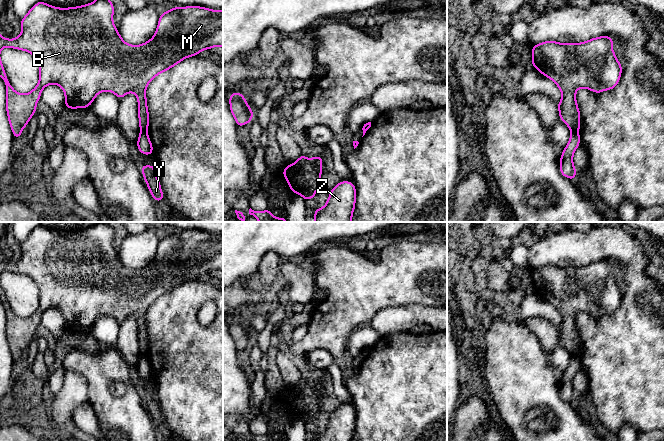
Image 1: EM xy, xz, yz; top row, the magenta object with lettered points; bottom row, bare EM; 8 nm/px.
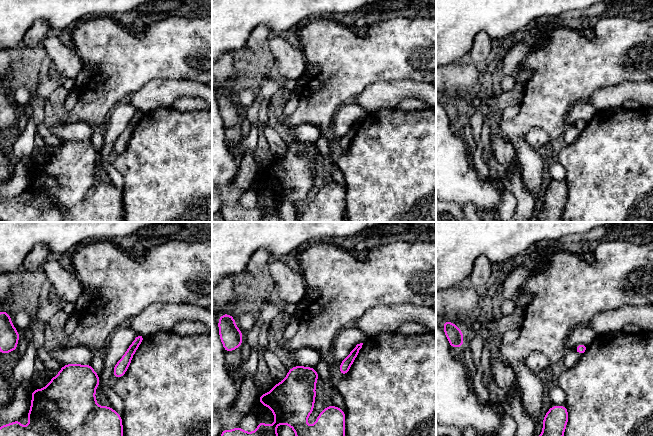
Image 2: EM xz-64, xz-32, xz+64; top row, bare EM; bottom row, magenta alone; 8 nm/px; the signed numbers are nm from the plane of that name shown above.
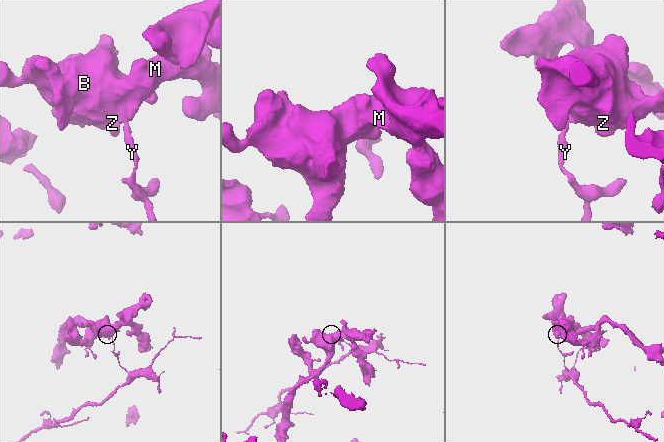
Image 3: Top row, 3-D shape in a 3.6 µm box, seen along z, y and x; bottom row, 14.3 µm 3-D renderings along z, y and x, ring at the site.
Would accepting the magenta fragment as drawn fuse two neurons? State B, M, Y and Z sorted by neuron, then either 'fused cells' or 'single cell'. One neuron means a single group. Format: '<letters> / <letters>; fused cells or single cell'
B M Z / Y; fused cells

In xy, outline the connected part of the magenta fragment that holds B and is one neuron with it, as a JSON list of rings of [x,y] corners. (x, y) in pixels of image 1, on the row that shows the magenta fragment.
[[[40,0],[20,19],[22,30],[15,39],[0,34],[0,51],[4,47],[31,53],[39,65],[39,82],[27,94],[16,92],[11,86],[0,60],[0,77],[6,86],[6,111],[14,139],[19,139],[30,118],[42,90],[49,84],[59,85],[65,94],[68,109],[89,108],[102,91],[114,93],[120,100],[133,92],[138,100],[141,132],[147,132],[149,112],[146,88],[158,74],[179,64],[202,50],[223,47],[223,10],[200,6],[176,6],[160,15],[154,36],[141,45],[129,45],[120,36],[113,22],[114,5],[110,0],[69,8],[58,8]]]

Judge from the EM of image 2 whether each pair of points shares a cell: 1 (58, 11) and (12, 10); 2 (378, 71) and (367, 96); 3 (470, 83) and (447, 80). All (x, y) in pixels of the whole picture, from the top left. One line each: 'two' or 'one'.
1: one
2: two
3: one

